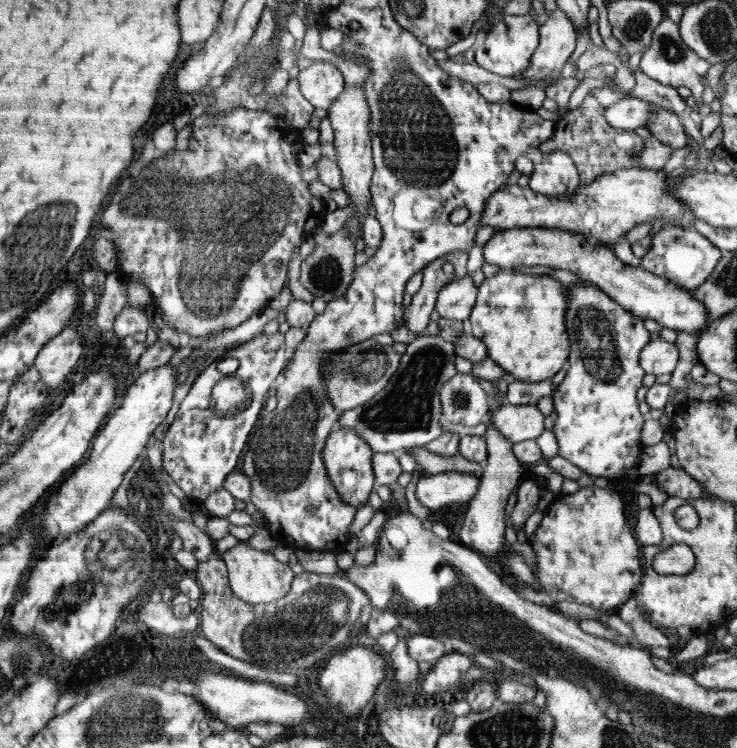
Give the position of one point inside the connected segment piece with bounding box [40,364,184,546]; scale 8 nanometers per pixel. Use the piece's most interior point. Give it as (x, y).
(88, 491)

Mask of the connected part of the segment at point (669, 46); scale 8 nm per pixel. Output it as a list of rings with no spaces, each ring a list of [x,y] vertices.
[[[668,18],[662,19],[656,27],[651,47],[644,52],[640,62],[640,70],[664,86],[676,89],[680,86],[686,86],[699,96],[701,89],[704,88],[700,85],[700,80],[706,75],[710,65],[706,60],[699,58],[683,41],[678,23]]]

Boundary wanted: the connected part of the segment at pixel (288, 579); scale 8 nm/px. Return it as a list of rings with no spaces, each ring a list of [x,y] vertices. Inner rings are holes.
[[[239,542],[234,548],[227,550],[220,557],[227,566],[231,588],[236,598],[251,604],[268,604],[281,601],[290,592],[294,584],[295,574],[289,563],[278,562],[271,551],[260,551],[248,546],[247,542]]]

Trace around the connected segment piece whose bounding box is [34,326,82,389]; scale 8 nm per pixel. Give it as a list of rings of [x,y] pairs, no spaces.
[[[68,326],[58,337],[48,341],[36,357],[36,370],[50,389],[56,389],[64,382],[64,378],[72,372],[82,354],[80,338],[74,329]]]

